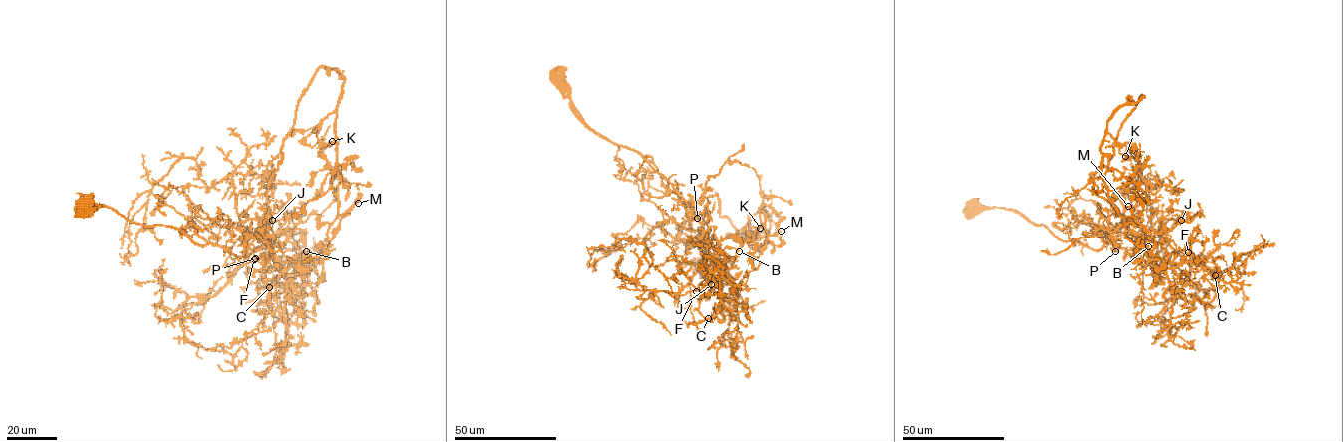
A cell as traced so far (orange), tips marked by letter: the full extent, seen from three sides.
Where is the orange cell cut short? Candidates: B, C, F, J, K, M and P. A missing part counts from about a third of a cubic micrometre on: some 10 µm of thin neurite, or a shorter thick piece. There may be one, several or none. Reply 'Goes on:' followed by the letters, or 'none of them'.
Goes on: K, M

